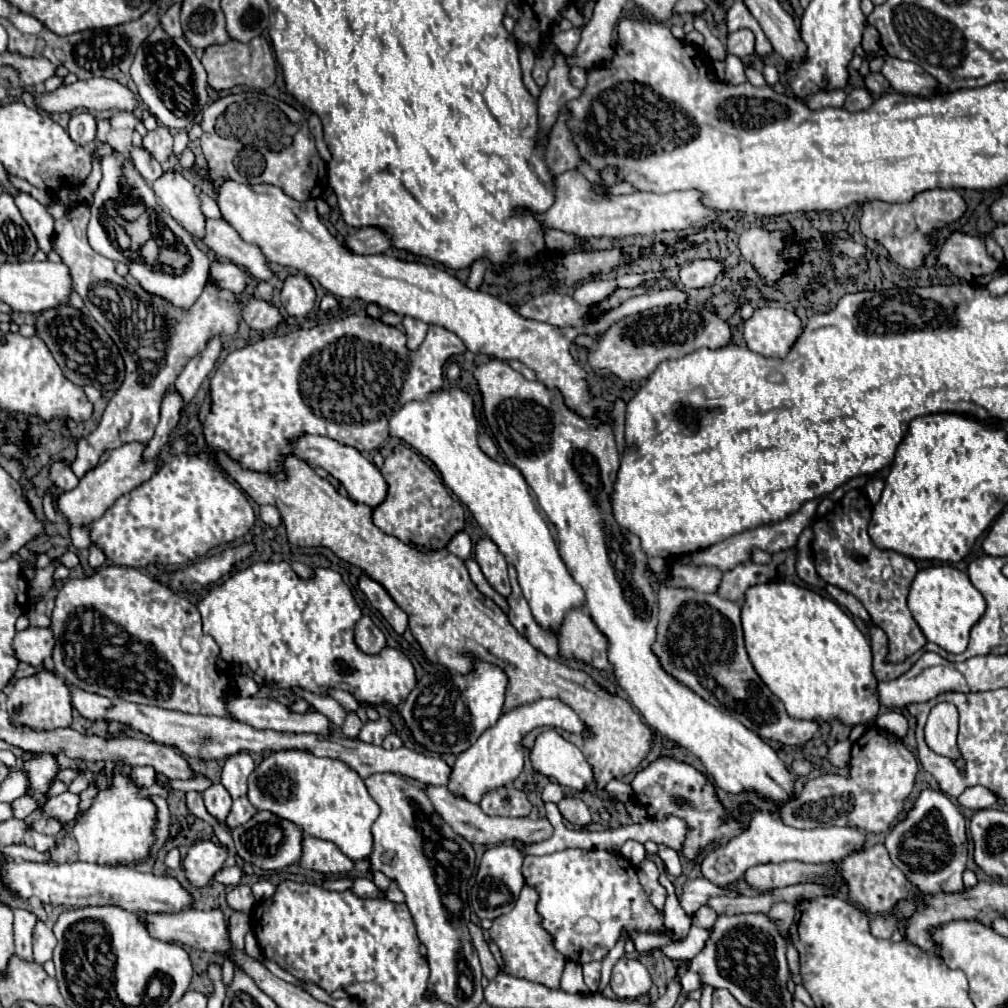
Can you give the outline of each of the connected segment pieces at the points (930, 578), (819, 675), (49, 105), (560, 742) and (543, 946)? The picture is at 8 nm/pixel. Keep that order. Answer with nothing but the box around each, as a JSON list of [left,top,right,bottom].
[[907,564,987,654],[741,582,881,728],[35,78,139,112],[531,730,617,804],[489,886,565,989]]

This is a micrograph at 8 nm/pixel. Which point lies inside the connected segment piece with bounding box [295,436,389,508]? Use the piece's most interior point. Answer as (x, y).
(364, 483)

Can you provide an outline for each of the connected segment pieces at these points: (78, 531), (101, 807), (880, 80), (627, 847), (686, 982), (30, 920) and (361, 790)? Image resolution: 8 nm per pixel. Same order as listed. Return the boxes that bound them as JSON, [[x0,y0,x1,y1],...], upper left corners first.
[[71,528,91,550],[63,762,157,864],[865,74,891,96],[621,840,647,866],[681,972,701,994],[15,910,37,962],[247,750,379,862]]

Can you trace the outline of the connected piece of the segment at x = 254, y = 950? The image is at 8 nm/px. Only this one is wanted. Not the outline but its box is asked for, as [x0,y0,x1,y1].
[245,931,263,962]

